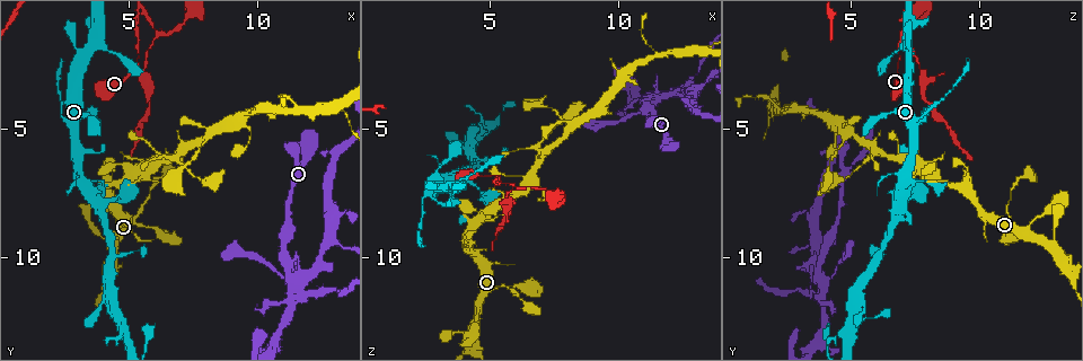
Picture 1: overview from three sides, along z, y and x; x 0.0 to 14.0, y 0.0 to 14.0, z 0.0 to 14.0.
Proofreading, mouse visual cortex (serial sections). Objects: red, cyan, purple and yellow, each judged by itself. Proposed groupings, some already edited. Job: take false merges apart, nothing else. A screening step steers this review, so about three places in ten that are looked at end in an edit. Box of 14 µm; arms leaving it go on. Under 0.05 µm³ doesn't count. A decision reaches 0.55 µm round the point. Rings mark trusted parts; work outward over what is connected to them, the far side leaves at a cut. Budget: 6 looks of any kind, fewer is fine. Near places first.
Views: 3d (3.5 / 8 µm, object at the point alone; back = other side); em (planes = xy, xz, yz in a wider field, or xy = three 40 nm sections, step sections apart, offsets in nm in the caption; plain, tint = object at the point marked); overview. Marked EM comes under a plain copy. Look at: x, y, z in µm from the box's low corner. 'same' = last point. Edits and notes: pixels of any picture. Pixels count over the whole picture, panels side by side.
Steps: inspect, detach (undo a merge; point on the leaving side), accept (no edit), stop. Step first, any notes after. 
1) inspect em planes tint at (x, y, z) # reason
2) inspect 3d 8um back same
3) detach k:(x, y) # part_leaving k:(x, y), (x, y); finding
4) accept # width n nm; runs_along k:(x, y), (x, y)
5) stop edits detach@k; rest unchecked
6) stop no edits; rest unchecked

inspect 3d 3.5um back at (7.0, 5.9, 6.0) # two arms in line, one across

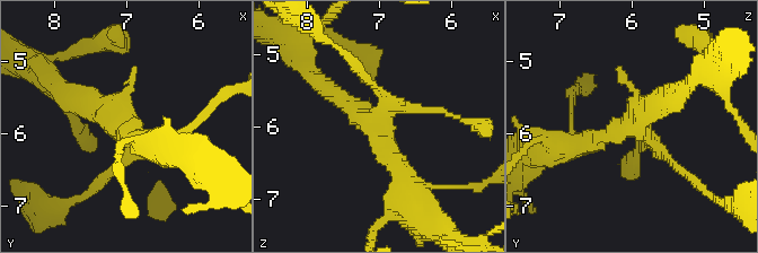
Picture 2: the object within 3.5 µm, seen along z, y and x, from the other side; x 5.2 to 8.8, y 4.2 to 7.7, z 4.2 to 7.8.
inspect em planes tint at (7.05, 5.90, 6.00)

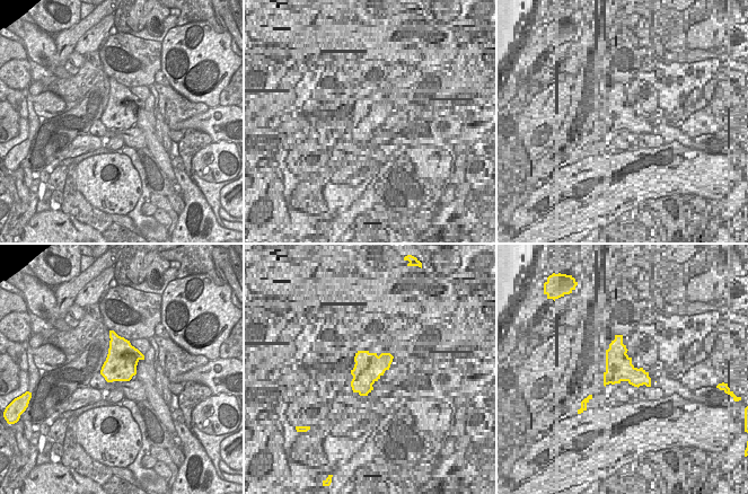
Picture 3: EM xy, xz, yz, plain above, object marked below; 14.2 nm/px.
detach 2:(433, 110) # part_leaving 2:(650, 142), (720, 201); two cells meet here

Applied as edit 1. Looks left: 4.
inspect 3d 3.5um at (11.4, 11.4, 3.9) # abrupt turn

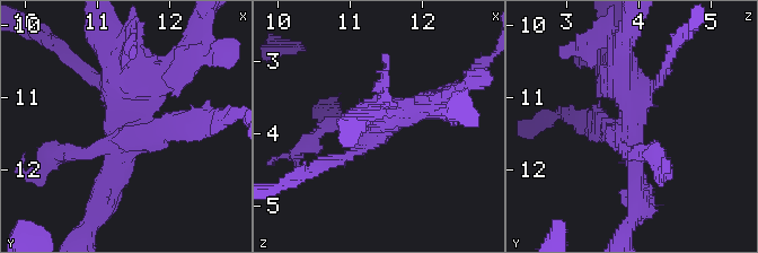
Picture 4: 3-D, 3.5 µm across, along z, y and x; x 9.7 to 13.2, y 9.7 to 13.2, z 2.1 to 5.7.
inspect em xy step 2 tint at (11.35, 11.45, 3.85) # need the tissue

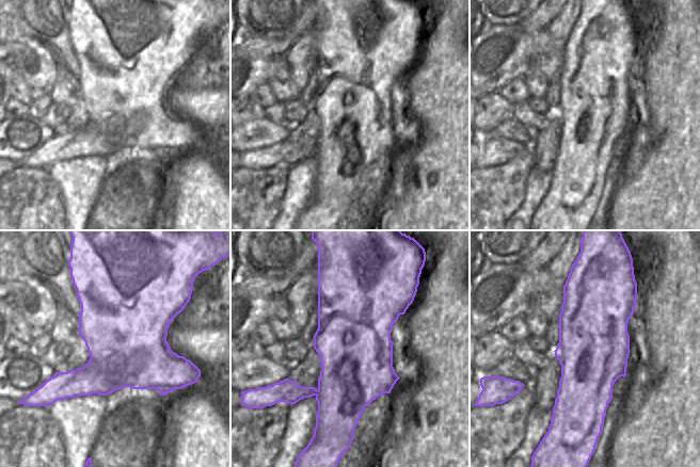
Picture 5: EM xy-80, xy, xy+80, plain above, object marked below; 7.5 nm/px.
detach 4:(179, 121) # border 5:(392, 326), (353, 400); a second cell is stuck on

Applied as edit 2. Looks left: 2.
stop edits detach@2, detach@4; rest unchecked

